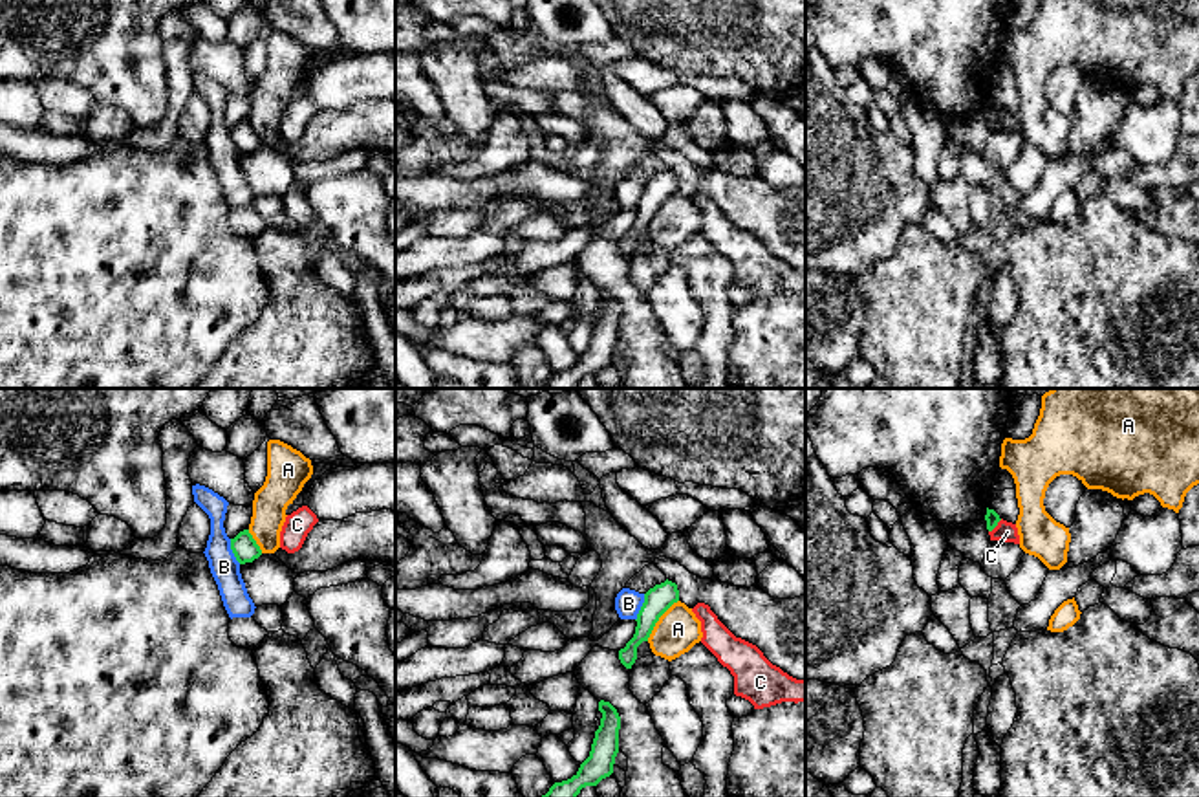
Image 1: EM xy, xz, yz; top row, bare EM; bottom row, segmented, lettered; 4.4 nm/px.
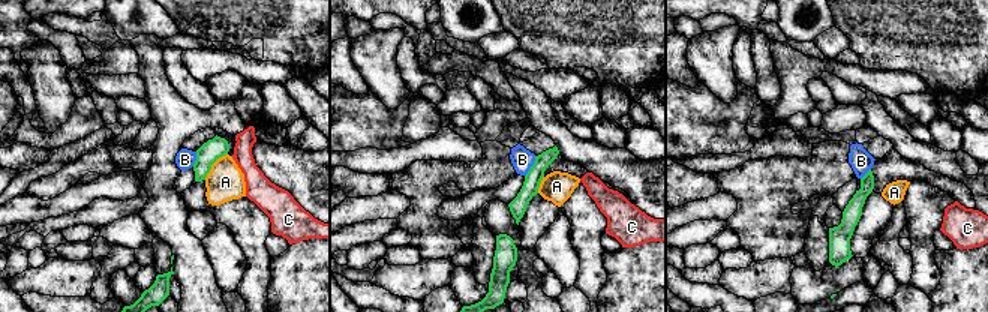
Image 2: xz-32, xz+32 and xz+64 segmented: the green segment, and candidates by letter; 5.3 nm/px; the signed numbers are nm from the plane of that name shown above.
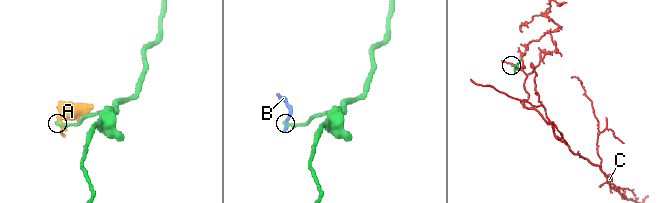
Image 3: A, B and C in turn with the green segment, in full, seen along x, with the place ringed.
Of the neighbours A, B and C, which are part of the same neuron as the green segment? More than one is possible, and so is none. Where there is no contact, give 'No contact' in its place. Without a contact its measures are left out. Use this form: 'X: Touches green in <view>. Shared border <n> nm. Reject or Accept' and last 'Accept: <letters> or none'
A: Touches green in xz. Shared border 240 nm. Reject
B: Touches green in xz. Shared border 130 nm. Reject
C: Touches green in yz. Shared border 90 nm. Reject
Accept: none

